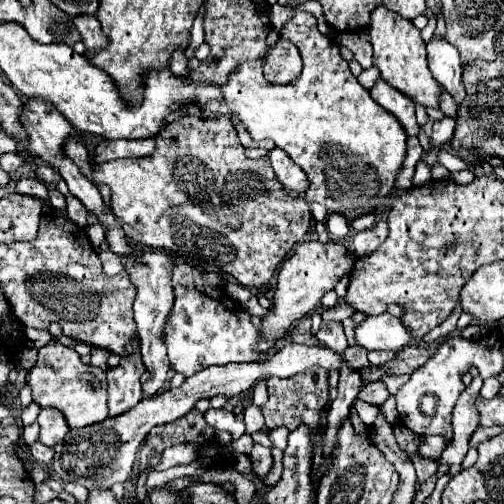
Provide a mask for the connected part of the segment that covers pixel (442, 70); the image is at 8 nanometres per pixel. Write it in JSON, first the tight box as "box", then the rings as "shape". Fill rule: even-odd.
{"box":[426,36,464,102],"shape":[[[432,36],[426,42],[428,50],[428,62],[430,62],[430,72],[438,80],[440,86],[444,86],[456,102],[464,98],[464,86],[462,86],[462,64],[456,48],[448,44],[446,36],[438,38]]]}

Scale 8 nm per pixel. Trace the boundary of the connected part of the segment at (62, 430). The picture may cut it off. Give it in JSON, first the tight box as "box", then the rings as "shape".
{"box":[38,408,68,448],"shape":[[[42,408],[38,414],[38,424],[40,424],[40,442],[48,448],[54,448],[64,440],[68,434],[68,424],[62,416],[62,412],[54,408]]]}

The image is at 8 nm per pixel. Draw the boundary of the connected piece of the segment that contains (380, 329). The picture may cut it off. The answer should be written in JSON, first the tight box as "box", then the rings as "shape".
{"box":[354,312,412,352],"shape":[[[388,312],[378,316],[368,316],[354,330],[358,346],[368,351],[391,350],[398,352],[412,342],[410,330],[404,322]]]}

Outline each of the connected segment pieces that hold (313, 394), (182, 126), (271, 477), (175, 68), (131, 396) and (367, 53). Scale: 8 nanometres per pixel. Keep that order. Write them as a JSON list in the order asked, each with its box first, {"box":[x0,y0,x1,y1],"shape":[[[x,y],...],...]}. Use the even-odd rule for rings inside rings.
[{"box":[262,374,328,430],"shape":[[[296,374],[288,380],[280,380],[278,376],[272,376],[268,380],[268,402],[262,406],[262,414],[266,418],[266,428],[286,426],[288,430],[294,430],[298,424],[306,424],[312,430],[320,426],[320,410],[328,404],[328,382],[324,378],[324,388],[318,388],[318,374]]]},{"box":[62,116,310,288],"shape":[[[194,116],[180,118],[158,132],[156,154],[140,160],[132,158],[92,164],[84,142],[72,136],[64,142],[62,152],[84,172],[84,176],[88,176],[88,180],[92,180],[92,184],[106,184],[112,190],[110,208],[128,240],[140,246],[166,250],[174,256],[184,256],[184,260],[202,268],[218,268],[220,272],[234,276],[246,288],[266,286],[294,244],[298,244],[310,228],[310,204],[304,196],[292,198],[286,192],[268,158],[252,160],[244,154],[228,116],[220,116],[220,120],[200,120]]]},{"box":[262,448,283,486],"shape":[[[272,448],[271,450],[273,457],[273,467],[271,471],[262,478],[262,482],[267,486],[274,486],[280,480],[283,472],[283,451],[277,448]]]},{"box":[170,50,189,78],"shape":[[[177,50],[174,52],[172,62],[170,62],[170,70],[172,70],[172,74],[178,76],[178,78],[189,77],[188,59],[186,58],[184,51]]]},{"box":[108,336,146,416],"shape":[[[136,336],[128,342],[126,354],[122,356],[120,364],[116,368],[108,370],[108,408],[110,408],[110,416],[118,416],[126,410],[130,410],[132,406],[136,406],[142,400],[142,384],[140,384],[140,376],[146,372],[144,362],[140,360],[140,344],[136,344]]]},{"box":[336,32,372,68],"shape":[[[340,32],[336,36],[336,42],[346,46],[352,54],[354,54],[354,60],[362,66],[362,68],[370,68],[372,66],[372,44],[352,32]]]}]

